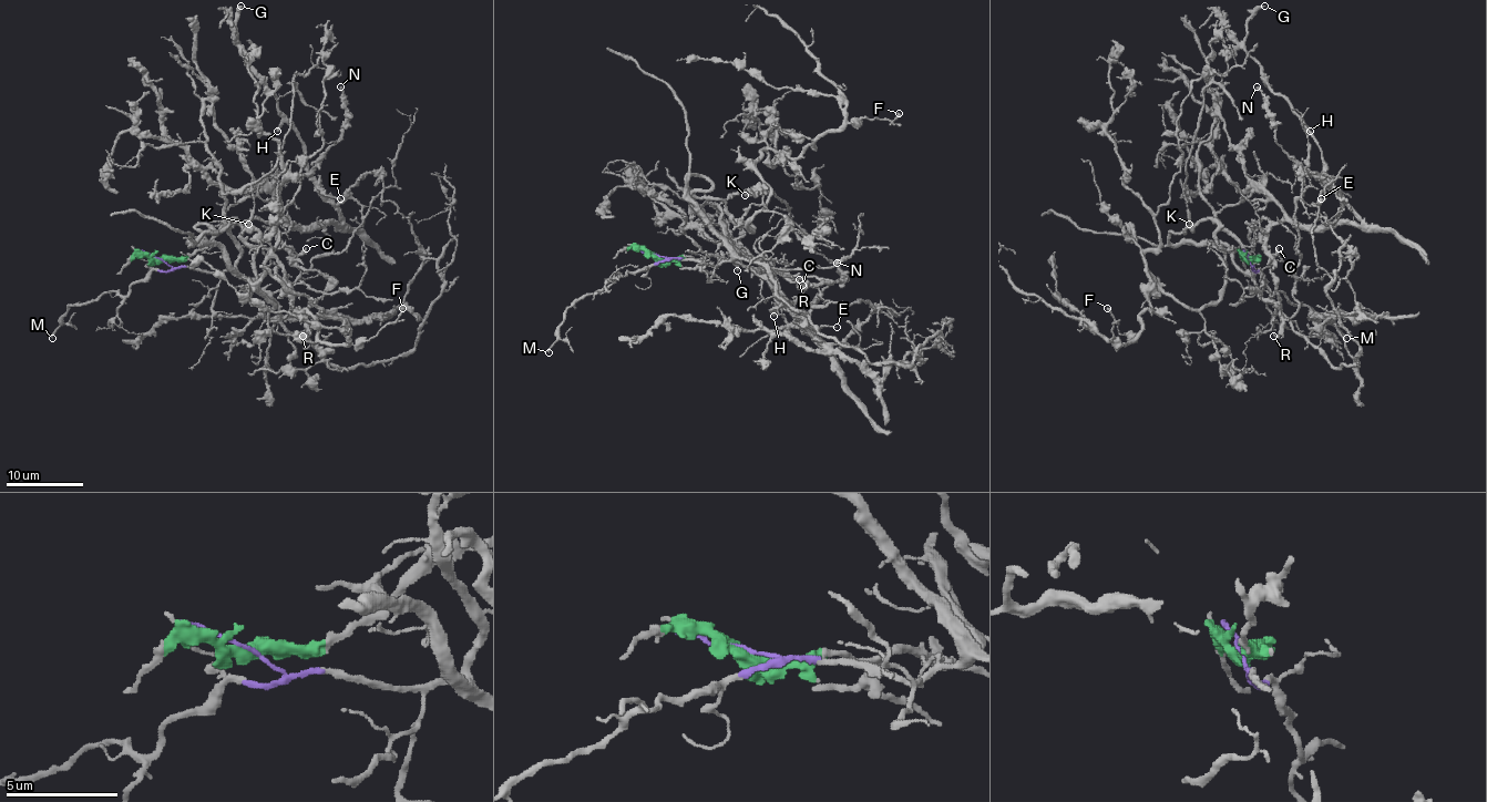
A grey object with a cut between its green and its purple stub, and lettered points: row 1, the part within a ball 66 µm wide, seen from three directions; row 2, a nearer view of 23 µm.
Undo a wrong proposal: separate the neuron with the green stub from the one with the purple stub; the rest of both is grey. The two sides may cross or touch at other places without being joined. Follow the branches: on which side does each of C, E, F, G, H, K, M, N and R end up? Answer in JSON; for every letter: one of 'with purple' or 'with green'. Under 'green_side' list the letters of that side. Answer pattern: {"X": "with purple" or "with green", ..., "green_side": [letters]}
{"C": "with green", "E": "with green", "F": "with purple", "G": "with green", "H": "with green", "K": "with purple", "M": "with purple", "N": "with green", "R": "with green", "green_side": ["C", "E", "G", "H", "N", "R"]}

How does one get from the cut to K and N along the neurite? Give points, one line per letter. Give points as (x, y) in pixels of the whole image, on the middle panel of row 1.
K: (655, 254), (713, 266), (728, 261), (736, 248), (720, 223), (720, 205), (746, 189), (749, 192), (746, 196)
N: (655, 254), (718, 256), (751, 267), (834, 362), (806, 329), (806, 314), (842, 275), (837, 261)

